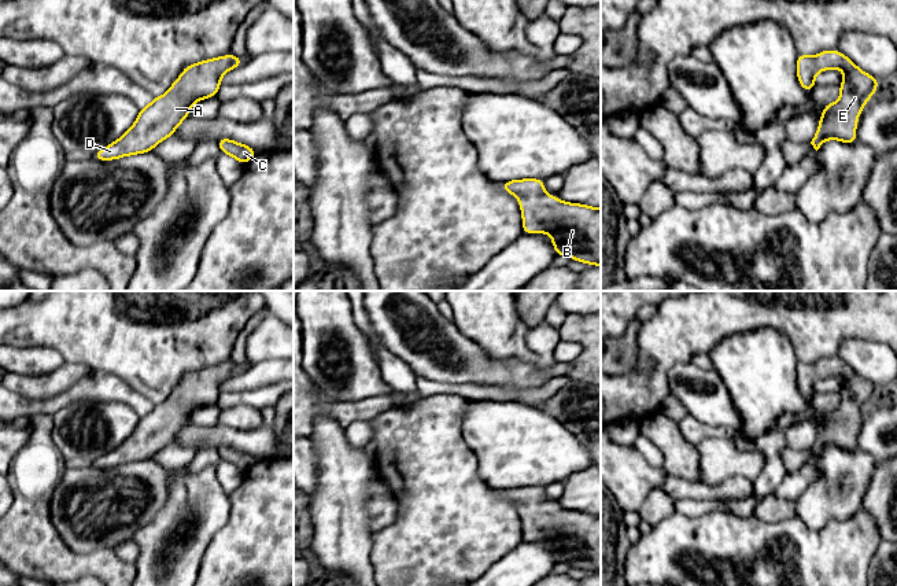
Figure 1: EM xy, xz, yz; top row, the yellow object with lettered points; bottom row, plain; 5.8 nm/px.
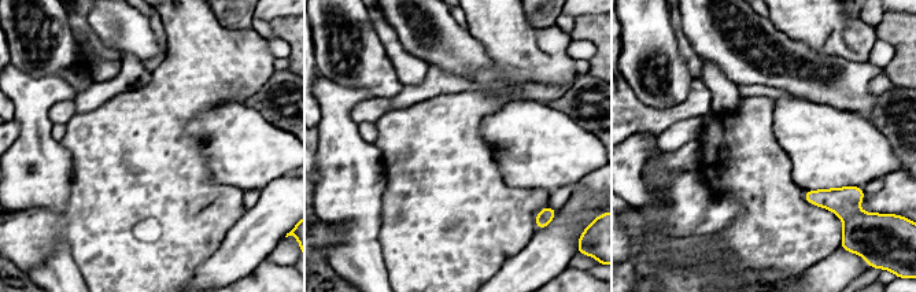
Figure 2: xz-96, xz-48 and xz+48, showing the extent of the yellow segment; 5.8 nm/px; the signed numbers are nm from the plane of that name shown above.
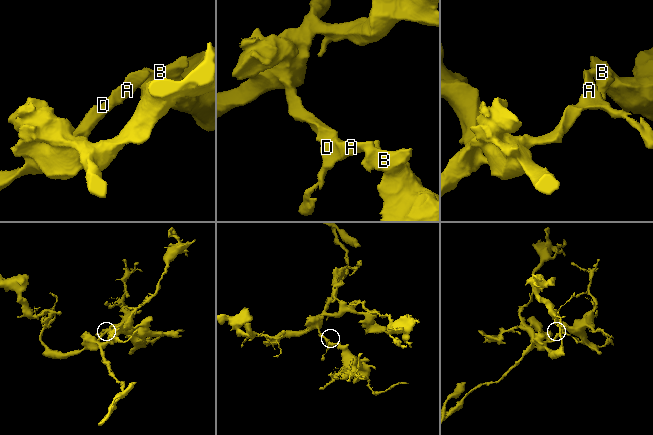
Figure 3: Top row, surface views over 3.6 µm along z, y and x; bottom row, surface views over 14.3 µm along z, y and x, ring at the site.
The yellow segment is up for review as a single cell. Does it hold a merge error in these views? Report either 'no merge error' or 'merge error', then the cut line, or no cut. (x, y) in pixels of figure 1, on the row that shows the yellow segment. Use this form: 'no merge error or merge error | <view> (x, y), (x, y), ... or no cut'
no merge error | no cut

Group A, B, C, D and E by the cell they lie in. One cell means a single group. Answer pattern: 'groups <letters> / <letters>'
groups A B C D E

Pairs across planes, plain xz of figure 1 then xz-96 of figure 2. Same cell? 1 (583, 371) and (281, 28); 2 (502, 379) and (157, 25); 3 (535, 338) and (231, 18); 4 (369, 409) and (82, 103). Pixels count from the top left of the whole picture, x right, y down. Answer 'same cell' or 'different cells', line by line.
1: same cell
2: different cells
3: different cells
4: different cells

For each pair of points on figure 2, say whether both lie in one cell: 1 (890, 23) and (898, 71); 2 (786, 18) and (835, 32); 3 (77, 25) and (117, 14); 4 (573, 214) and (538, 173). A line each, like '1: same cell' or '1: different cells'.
1: same cell
2: same cell
3: different cells
4: different cells

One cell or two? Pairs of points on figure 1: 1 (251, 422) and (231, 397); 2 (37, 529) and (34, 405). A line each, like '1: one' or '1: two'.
1: two
2: two

